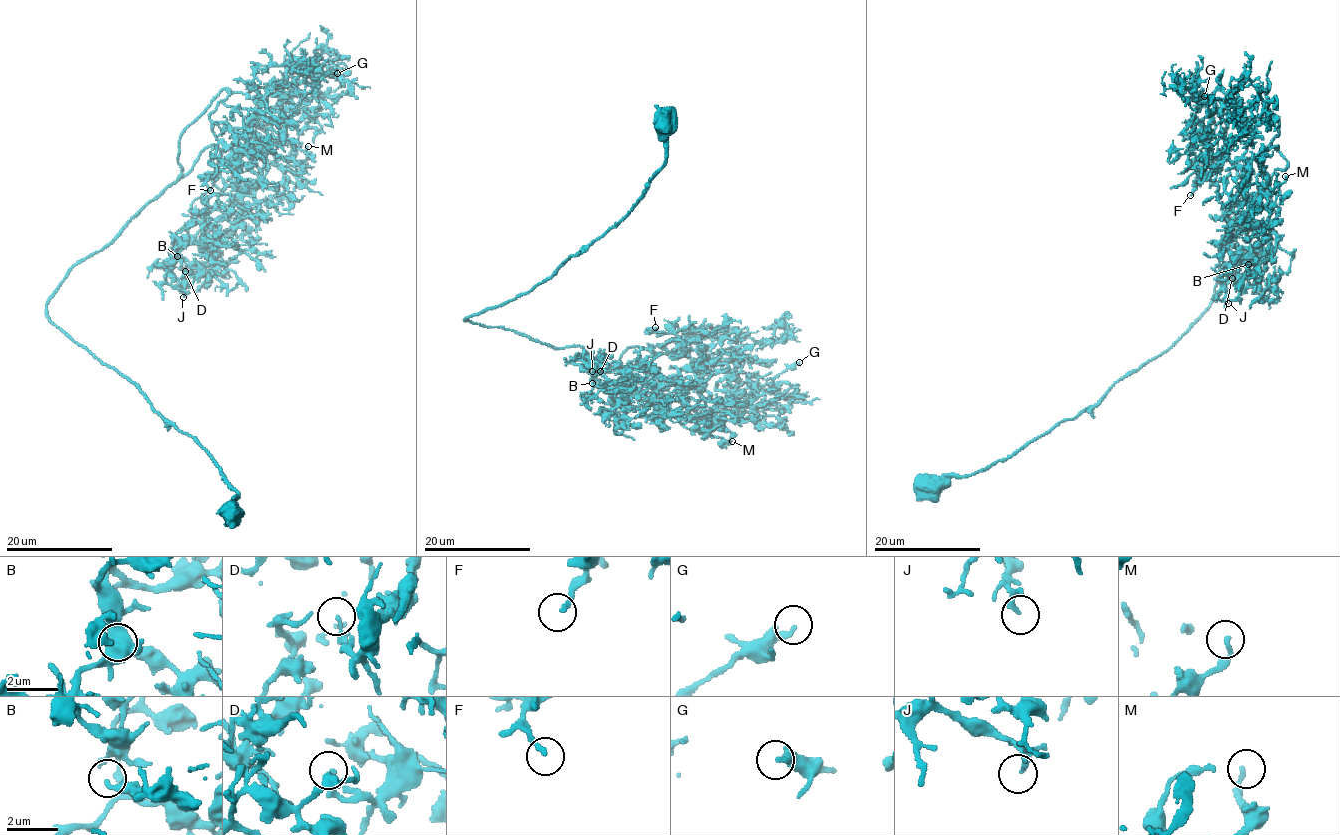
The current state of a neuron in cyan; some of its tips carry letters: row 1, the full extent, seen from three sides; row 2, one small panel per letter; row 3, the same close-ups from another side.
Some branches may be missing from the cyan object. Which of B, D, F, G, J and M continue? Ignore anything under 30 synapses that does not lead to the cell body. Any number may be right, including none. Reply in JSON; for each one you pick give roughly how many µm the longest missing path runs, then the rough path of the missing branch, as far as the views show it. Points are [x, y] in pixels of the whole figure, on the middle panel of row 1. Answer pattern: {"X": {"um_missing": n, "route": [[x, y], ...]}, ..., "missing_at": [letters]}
{"missing_at": []}

